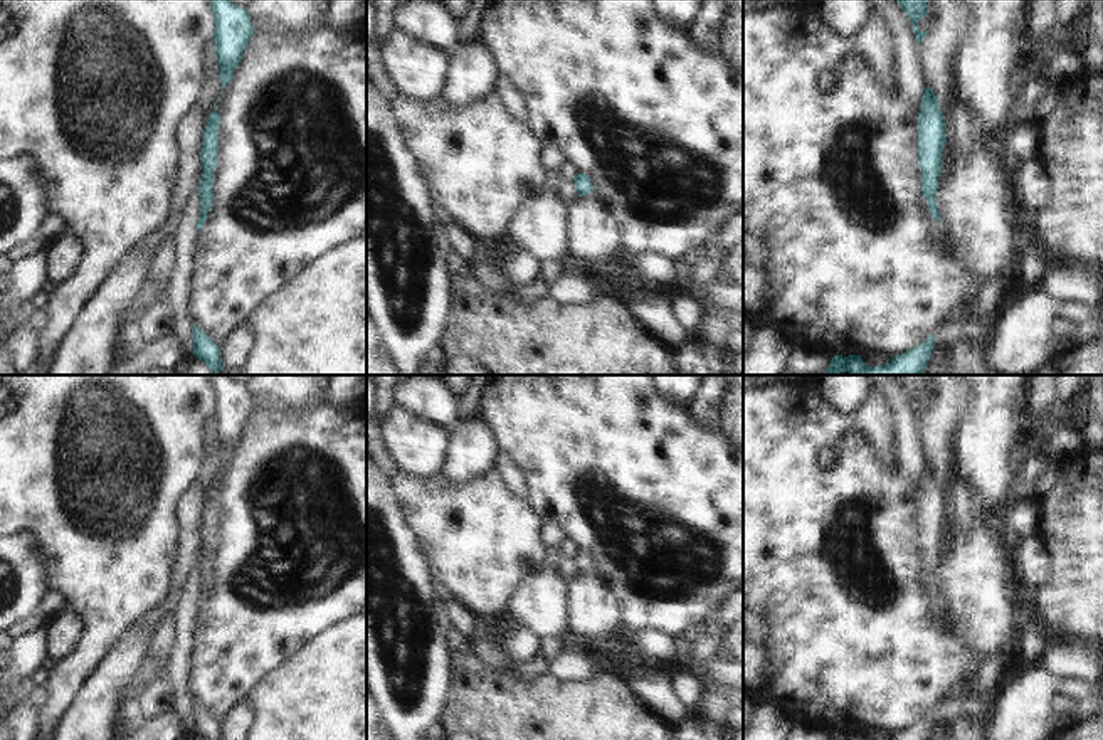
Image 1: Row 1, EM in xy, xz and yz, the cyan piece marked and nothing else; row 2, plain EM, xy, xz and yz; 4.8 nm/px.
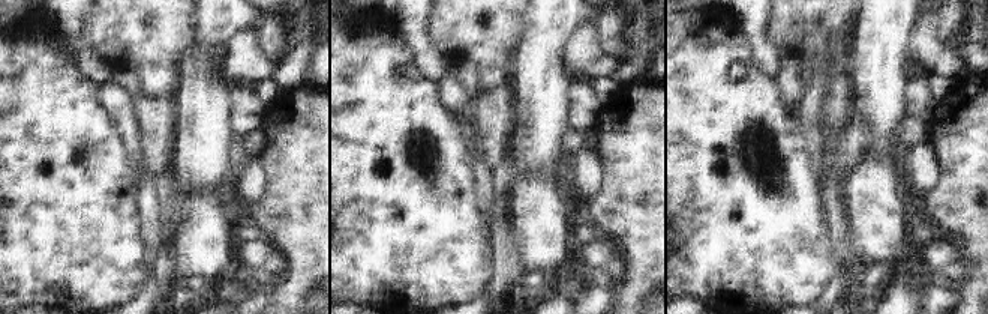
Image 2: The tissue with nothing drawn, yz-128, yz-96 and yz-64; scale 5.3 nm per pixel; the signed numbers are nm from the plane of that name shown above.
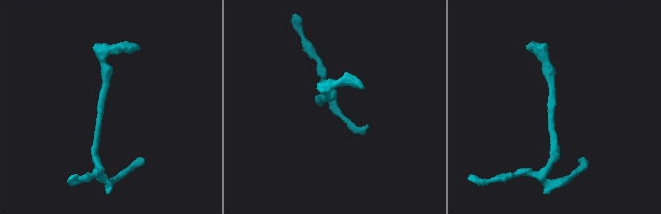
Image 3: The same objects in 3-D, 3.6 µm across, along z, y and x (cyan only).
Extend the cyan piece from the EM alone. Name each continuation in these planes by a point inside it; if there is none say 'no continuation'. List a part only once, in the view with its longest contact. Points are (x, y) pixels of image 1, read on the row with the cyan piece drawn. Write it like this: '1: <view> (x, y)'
no continuation

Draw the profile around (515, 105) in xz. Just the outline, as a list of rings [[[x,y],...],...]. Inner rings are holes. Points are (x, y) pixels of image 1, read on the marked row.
[[[498,76],[493,91],[504,101],[506,111],[520,121],[526,119],[526,101],[506,76]]]

